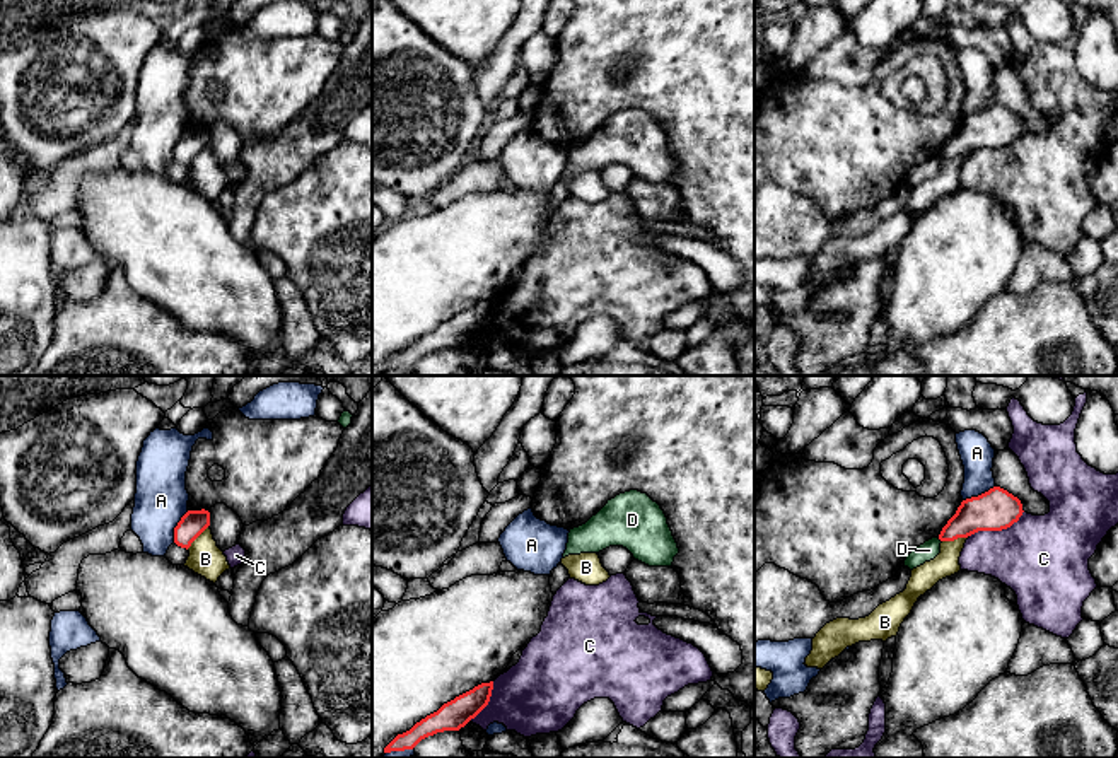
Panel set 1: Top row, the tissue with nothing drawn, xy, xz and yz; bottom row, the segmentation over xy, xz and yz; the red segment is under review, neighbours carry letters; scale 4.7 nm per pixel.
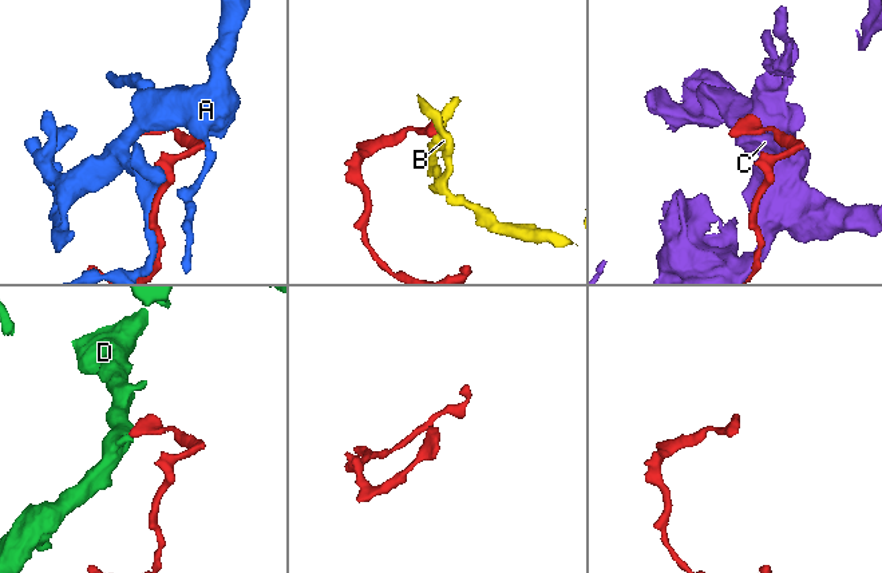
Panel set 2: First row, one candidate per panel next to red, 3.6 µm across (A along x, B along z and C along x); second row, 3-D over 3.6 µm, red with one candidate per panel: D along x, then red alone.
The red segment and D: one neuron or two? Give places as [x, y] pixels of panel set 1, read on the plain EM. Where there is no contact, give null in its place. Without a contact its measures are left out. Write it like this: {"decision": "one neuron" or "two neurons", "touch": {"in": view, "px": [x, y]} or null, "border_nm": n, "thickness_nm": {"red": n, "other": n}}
{"decision": "two neurons", "touch": null}

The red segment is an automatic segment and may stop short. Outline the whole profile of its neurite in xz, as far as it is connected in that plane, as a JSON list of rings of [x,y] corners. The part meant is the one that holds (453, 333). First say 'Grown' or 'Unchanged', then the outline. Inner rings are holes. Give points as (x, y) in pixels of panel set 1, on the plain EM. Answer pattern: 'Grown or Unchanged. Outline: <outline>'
Unchanged. Outline: [[[493,299],[481,300],[473,307],[444,321],[437,329],[416,340],[410,348],[398,352],[384,370],[413,367],[422,357],[444,348],[459,348],[475,336],[490,319]]]

